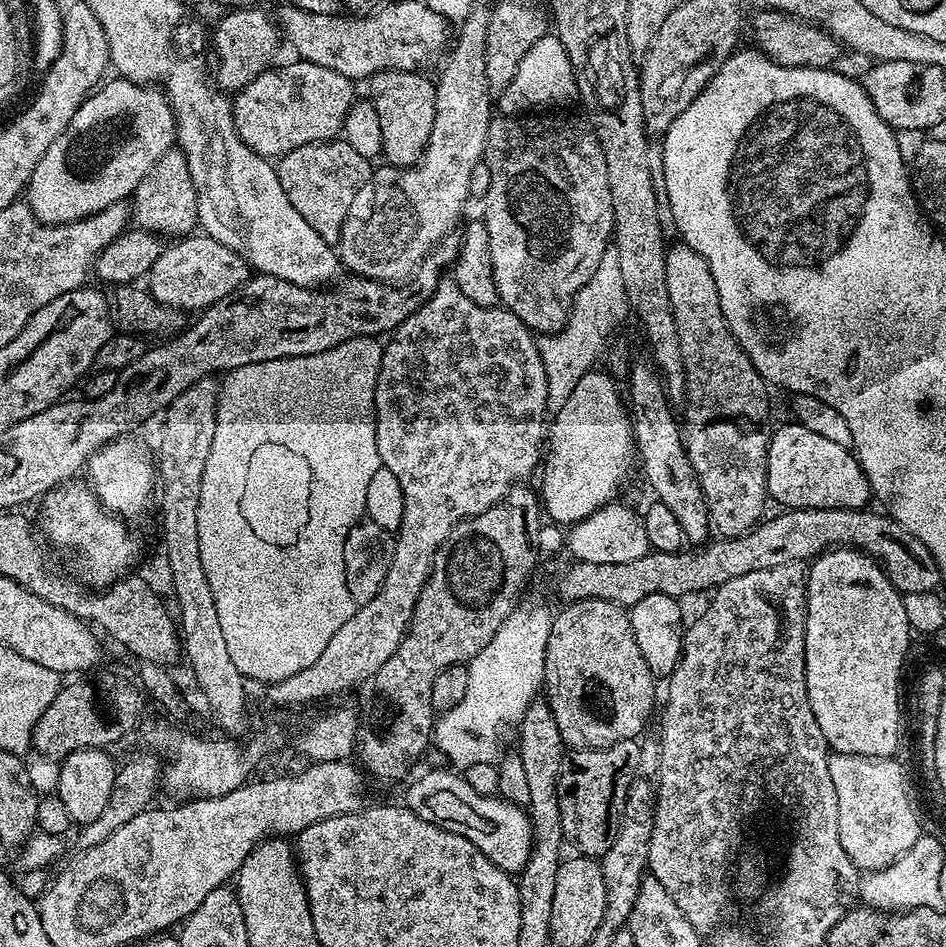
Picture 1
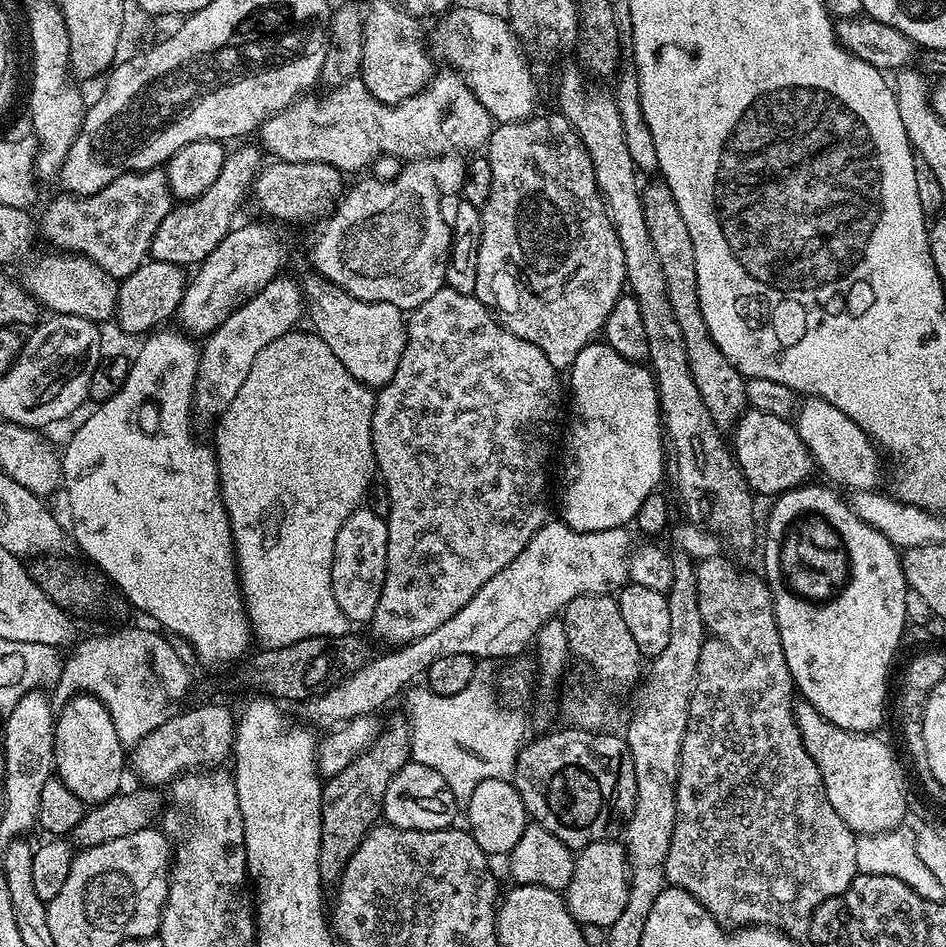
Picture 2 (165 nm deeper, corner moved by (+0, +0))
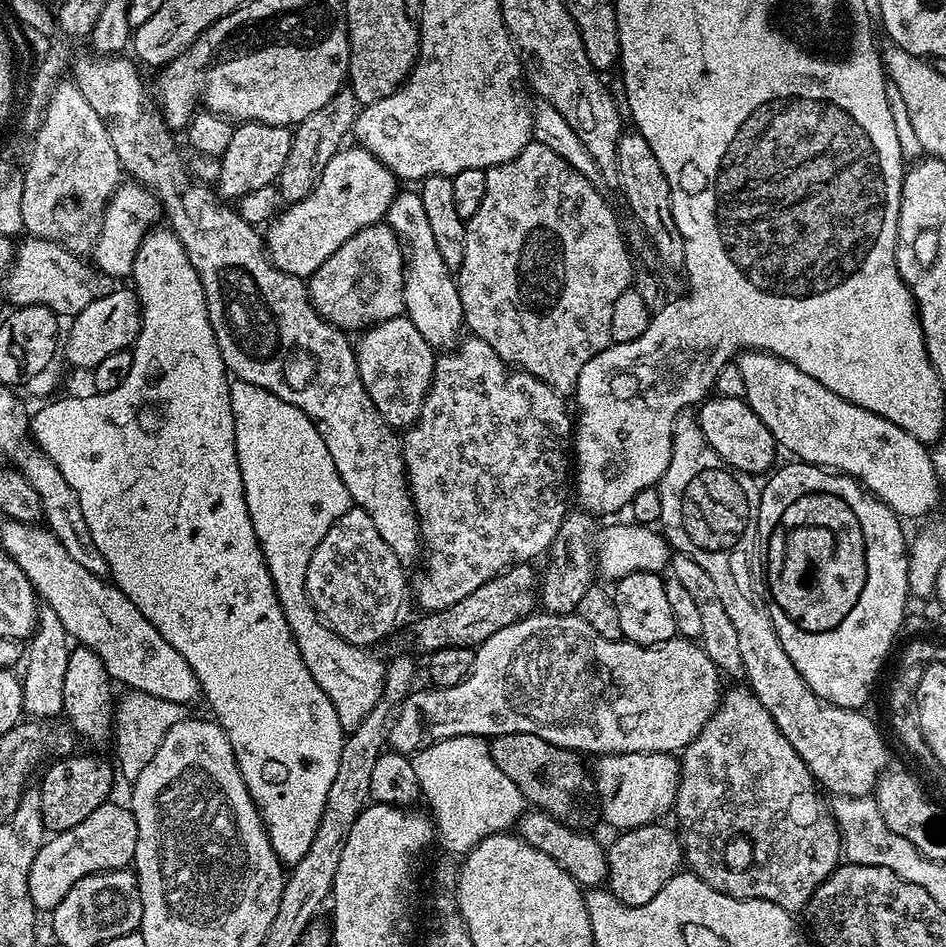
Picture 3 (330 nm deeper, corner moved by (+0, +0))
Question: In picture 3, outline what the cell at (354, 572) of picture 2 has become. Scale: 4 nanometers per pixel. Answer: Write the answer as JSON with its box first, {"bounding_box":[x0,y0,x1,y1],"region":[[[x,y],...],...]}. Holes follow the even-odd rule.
{"bounding_box":[306,508,405,646],"region":[[[349,508],[318,542],[306,572],[306,590],[321,620],[346,642],[376,646],[391,630],[404,604],[405,565],[386,546],[366,510]]]}

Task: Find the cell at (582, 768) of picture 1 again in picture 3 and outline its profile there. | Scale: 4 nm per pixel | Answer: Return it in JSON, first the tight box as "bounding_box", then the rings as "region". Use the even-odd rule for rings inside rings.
{"bounding_box":[490,732,594,821],"region":[[[521,732],[491,737],[490,747],[494,762],[518,786],[529,805],[555,816],[557,820],[575,821],[575,816],[588,800],[588,792],[590,796],[594,788],[593,777],[584,769],[580,761],[583,759],[577,753],[570,748],[554,746],[538,738],[538,734]]]}

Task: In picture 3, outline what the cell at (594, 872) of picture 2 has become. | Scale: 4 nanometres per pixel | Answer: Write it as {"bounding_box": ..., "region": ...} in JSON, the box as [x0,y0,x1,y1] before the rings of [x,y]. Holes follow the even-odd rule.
{"bounding_box":[606,822,684,906],"region":[[[664,822],[629,828],[617,836],[620,837],[612,845],[609,843],[606,848],[608,854],[606,888],[626,906],[642,906],[650,902],[650,898],[654,898],[654,894],[658,894],[658,890],[662,890],[662,886],[666,886],[666,882],[670,882],[670,878],[681,871],[684,864],[684,847],[680,845],[679,835],[673,829],[671,832]]]}

